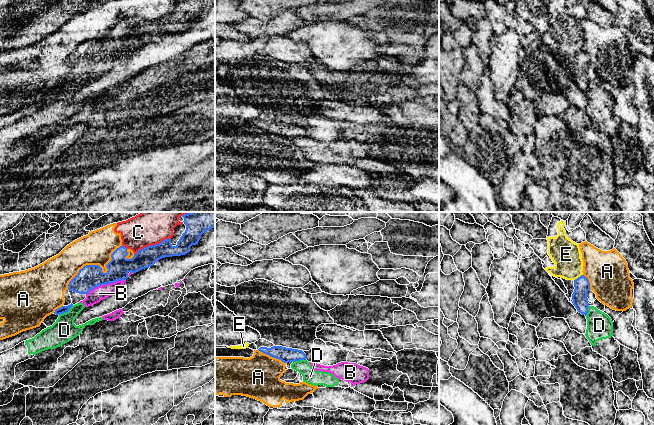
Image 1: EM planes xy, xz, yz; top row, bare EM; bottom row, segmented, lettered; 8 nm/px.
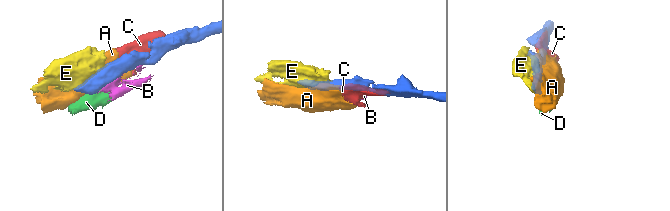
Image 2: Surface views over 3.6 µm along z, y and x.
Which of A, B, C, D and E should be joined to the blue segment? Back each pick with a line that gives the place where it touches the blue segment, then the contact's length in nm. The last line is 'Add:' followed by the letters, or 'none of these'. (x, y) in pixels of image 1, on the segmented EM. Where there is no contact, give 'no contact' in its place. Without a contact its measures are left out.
Add: none of these

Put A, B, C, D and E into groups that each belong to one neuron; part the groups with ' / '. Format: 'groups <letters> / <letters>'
groups A C / B D / E

